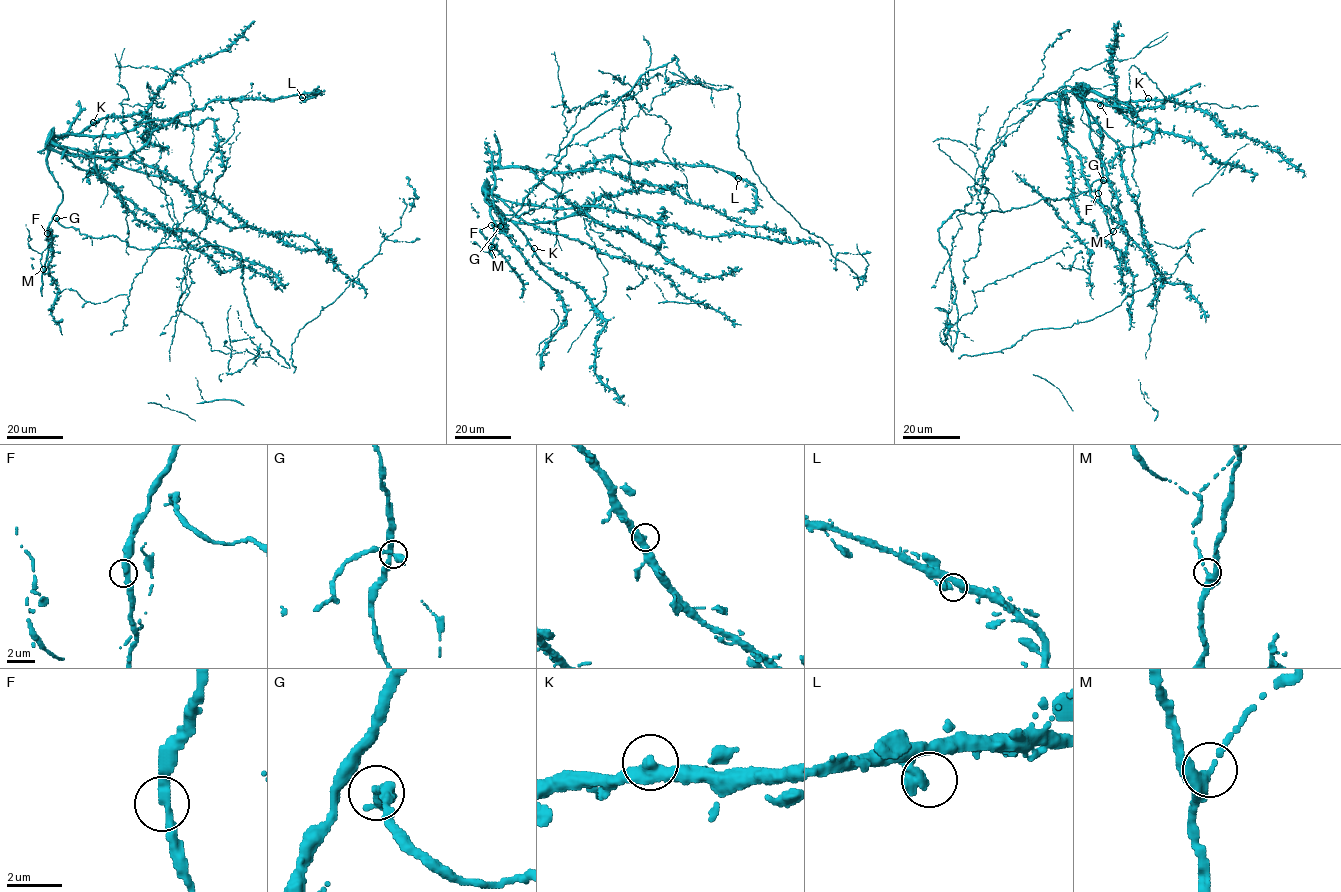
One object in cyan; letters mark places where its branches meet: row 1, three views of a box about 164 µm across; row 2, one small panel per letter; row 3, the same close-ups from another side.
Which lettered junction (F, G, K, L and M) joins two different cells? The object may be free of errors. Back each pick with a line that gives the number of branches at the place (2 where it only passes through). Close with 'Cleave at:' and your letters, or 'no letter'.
G: 2 branches meet
Cleave at: G

